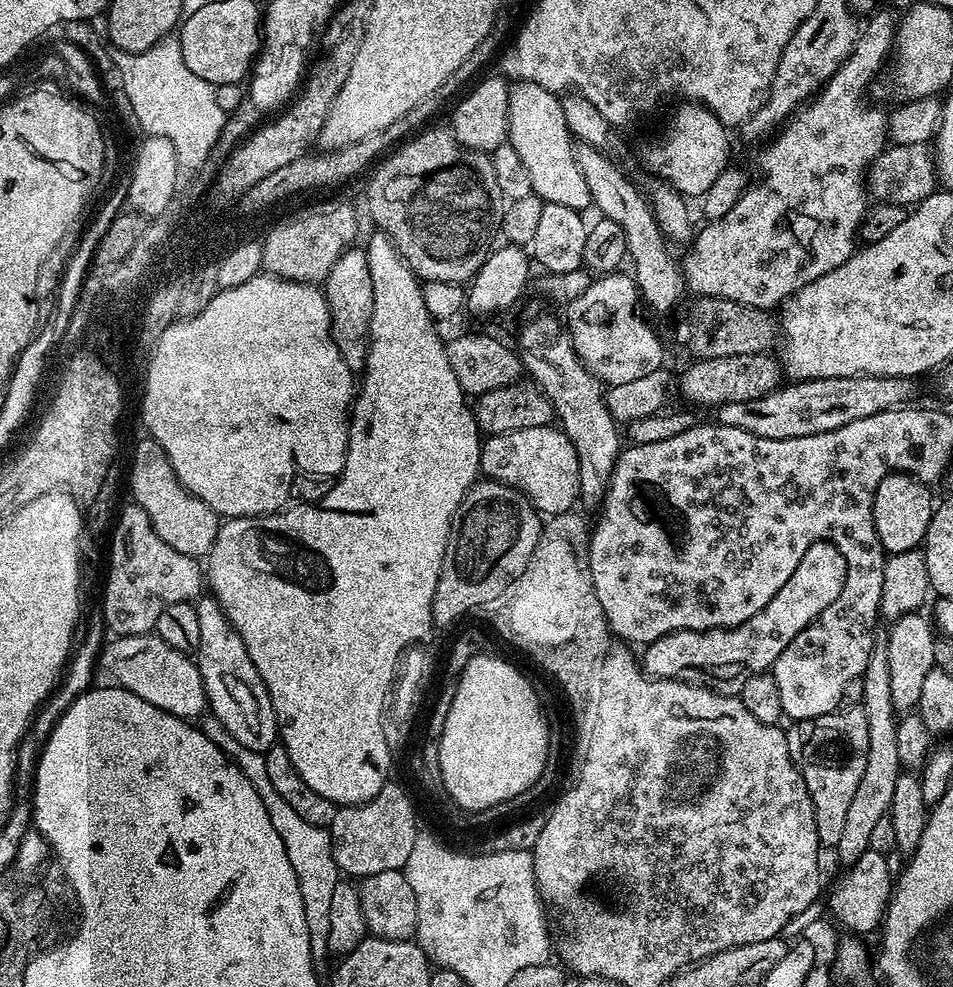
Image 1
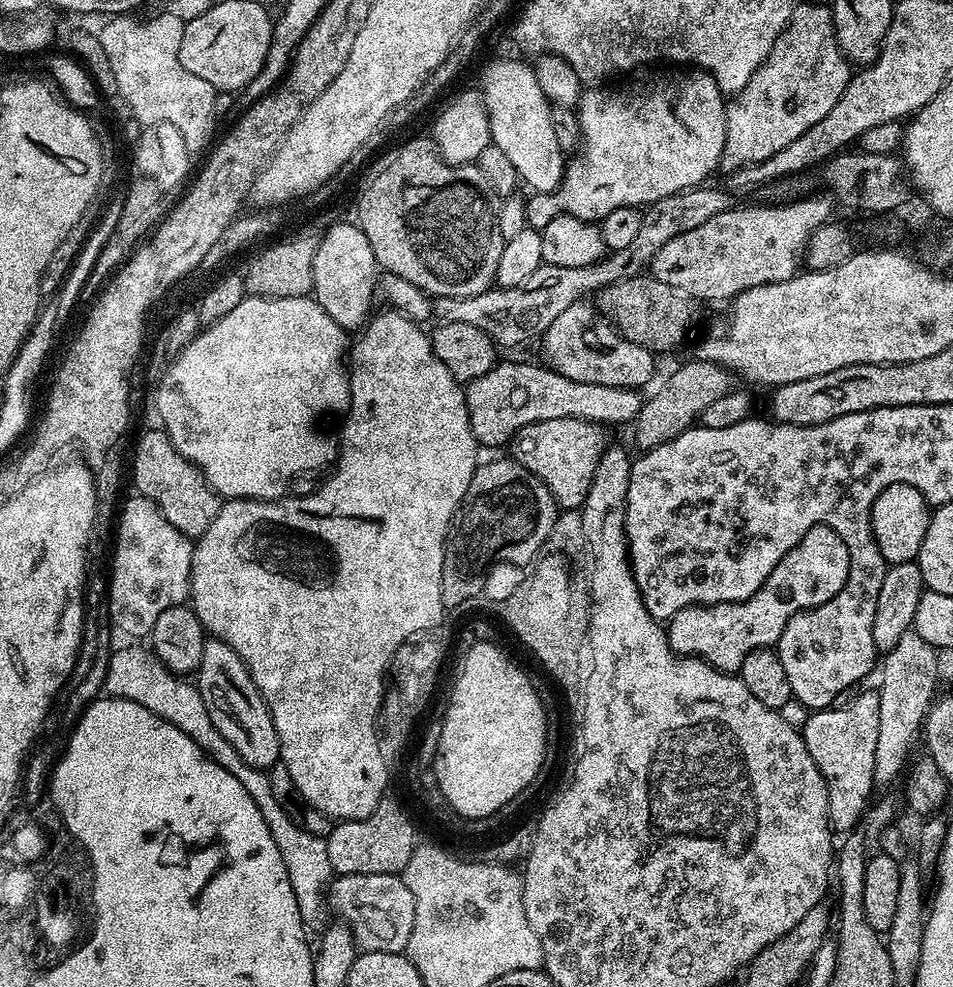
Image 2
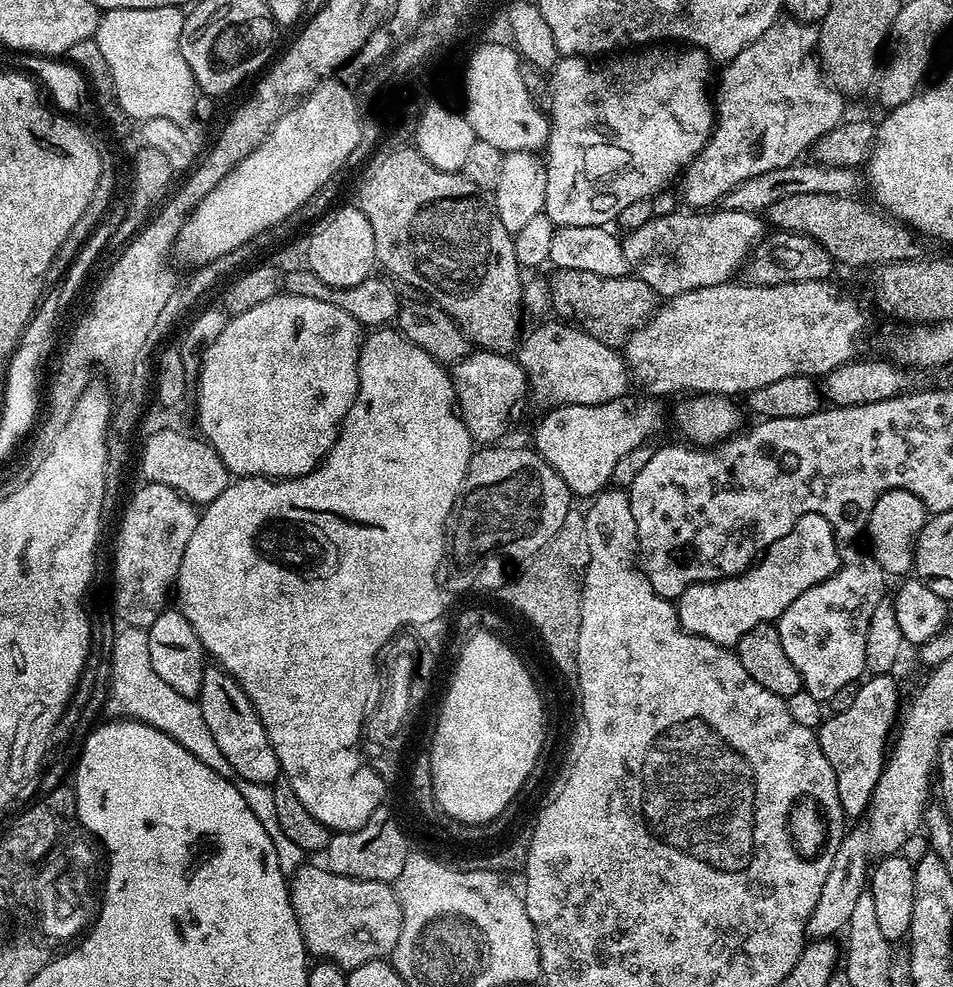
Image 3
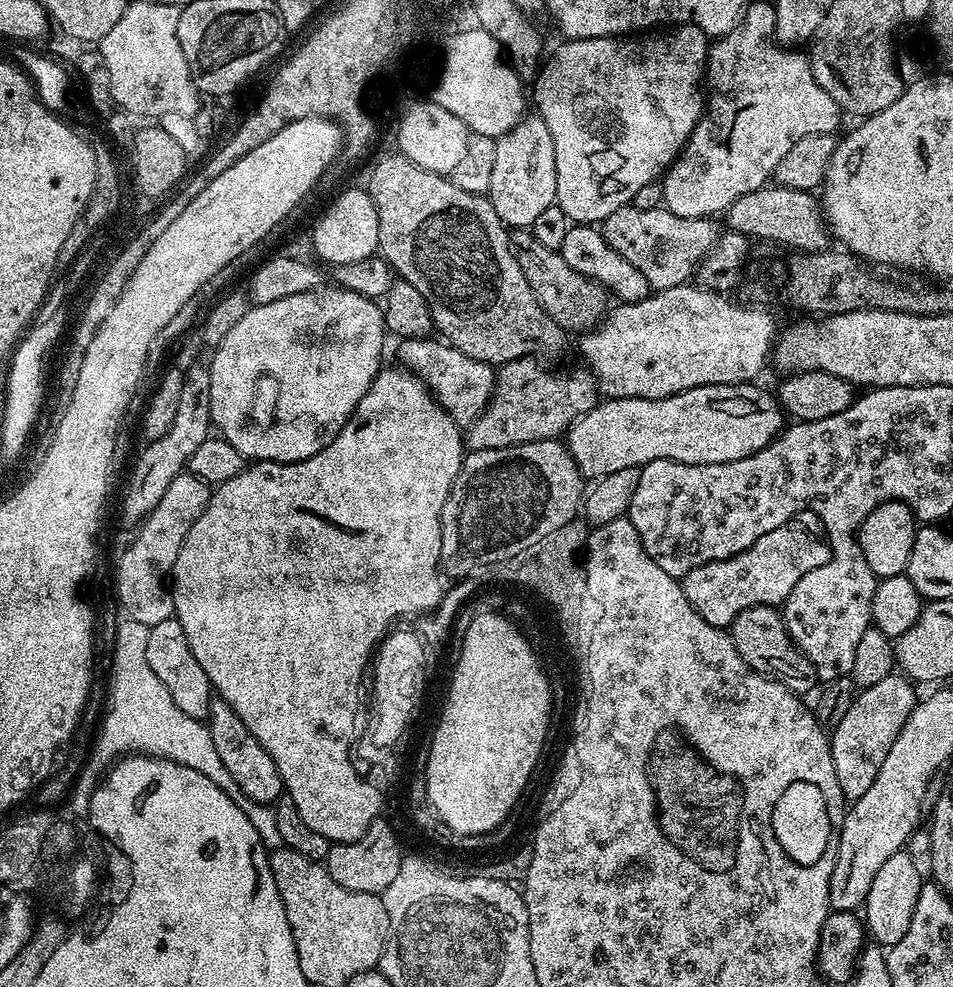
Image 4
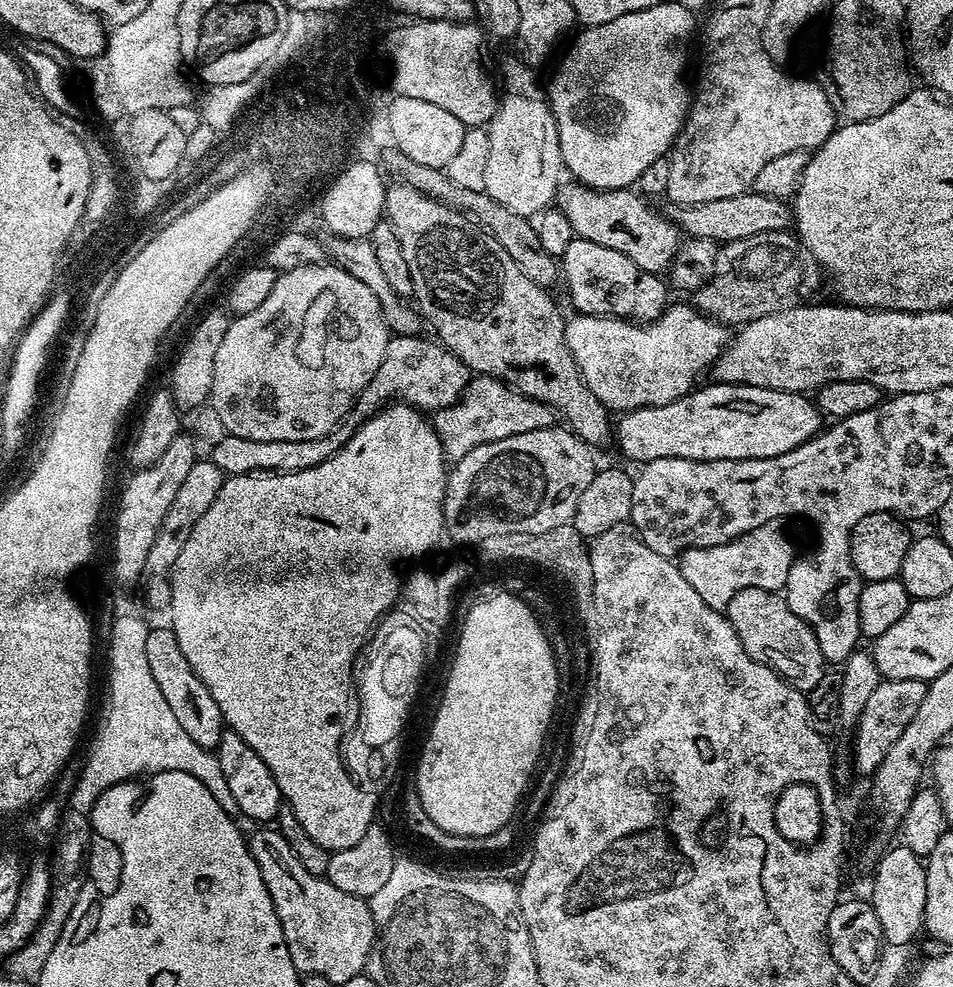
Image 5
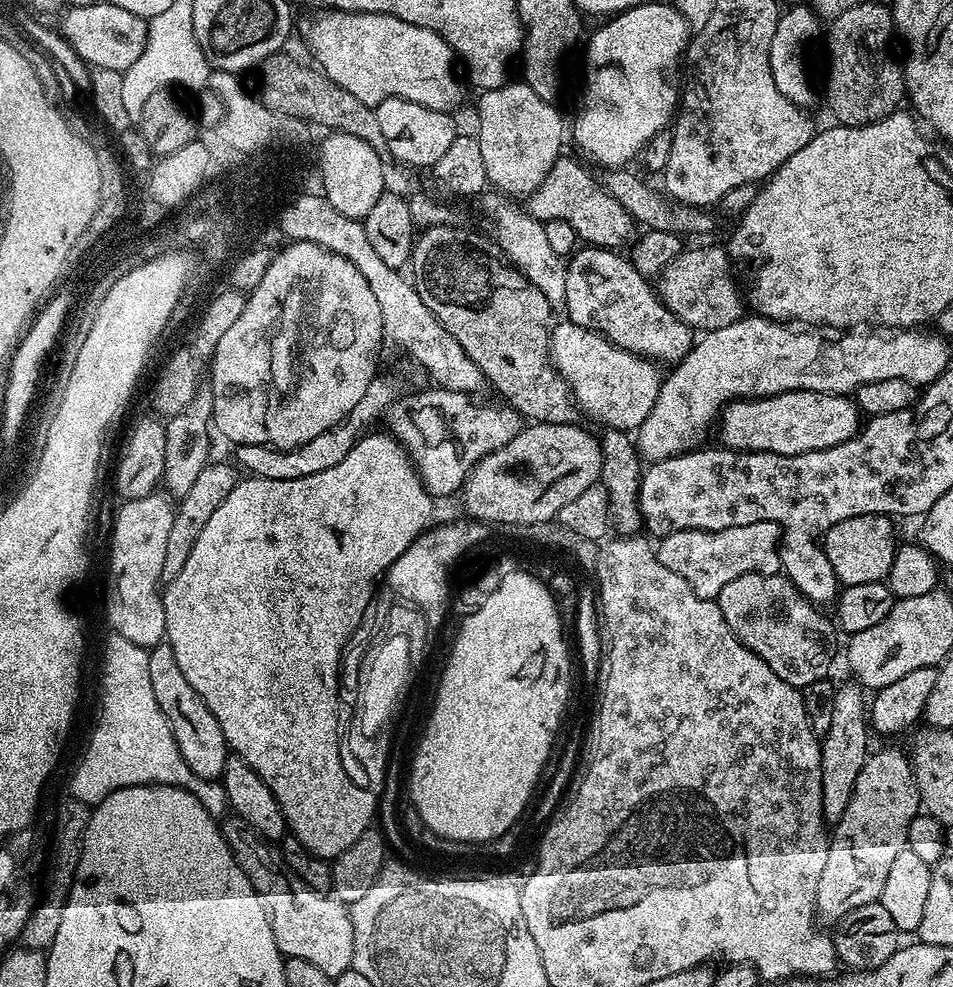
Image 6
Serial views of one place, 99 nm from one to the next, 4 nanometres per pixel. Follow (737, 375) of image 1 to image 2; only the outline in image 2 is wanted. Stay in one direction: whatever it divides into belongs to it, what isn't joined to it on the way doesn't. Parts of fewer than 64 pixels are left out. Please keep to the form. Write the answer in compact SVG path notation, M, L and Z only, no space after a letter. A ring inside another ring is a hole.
M693 358L686 361L681 368L674 369L665 378L664 385L649 400L647 397L640 407L640 413L631 429L632 440L637 444L637 449L640 452L649 452L654 450L654 446L662 446L678 438L678 434L682 434L699 421L706 406L712 405L718 398L733 391L732 380L734 381L733 373L713 360Z

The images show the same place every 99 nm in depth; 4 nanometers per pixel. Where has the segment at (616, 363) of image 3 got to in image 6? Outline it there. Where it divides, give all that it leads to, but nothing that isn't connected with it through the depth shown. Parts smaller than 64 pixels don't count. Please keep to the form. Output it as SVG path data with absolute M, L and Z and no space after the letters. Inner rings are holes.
M428 386L425 392L412 392L401 395L384 413L383 423L388 423L387 431L395 440L403 446L412 463L416 465L416 473L420 475L420 481L424 487L432 493L433 497L452 496L464 487L464 480L472 472L472 468L486 458L494 450L506 446L510 438L519 434L522 427L522 417L513 408L503 403L475 404L473 397L466 392L446 390L439 386Z

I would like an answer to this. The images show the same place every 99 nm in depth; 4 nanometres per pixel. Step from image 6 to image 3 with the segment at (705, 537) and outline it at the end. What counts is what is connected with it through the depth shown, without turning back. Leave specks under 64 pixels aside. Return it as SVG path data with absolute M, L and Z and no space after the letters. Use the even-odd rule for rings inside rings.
M802 514L802 518L792 523L790 534L782 534L782 538L763 549L762 555L747 572L741 572L739 576L728 576L724 580L707 580L690 585L675 601L680 624L690 634L721 644L724 648L732 648L740 641L742 634L754 630L754 626L759 624L779 621L786 606L790 606L790 602L794 602L798 594L806 594L810 586L818 586L834 575L842 566L839 547L841 545L836 539L836 531L830 526L830 522L826 522L826 518L822 518L822 514Z

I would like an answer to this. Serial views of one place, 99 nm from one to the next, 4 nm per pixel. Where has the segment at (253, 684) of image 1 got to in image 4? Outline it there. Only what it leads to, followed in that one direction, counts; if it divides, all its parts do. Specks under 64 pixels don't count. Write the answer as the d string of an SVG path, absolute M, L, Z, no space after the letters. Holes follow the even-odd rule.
M213 699L208 719L206 721L210 730L210 738L214 738L214 747L218 749L218 758L222 758L222 766L230 773L230 778L238 782L238 790L242 790L244 800L253 800L256 804L275 805L276 800L284 792L284 783L278 774L278 766L274 766L274 758L262 750L262 742L246 730L246 722L234 714L224 700Z

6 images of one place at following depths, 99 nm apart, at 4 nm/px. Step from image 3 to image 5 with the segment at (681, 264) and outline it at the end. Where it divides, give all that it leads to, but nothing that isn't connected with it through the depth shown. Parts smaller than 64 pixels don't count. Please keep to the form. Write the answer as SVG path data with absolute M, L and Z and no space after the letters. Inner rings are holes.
M579 182L561 183L554 199L555 207L560 209L566 218L570 218L570 226L574 226L577 237L590 242L598 242L598 246L610 246L610 250L618 250L618 254L626 254L630 262L634 262L642 270L663 273L672 264L674 254L682 243L682 233L667 215L655 212L649 201L632 188L619 188L610 192L599 192L597 188L588 188Z

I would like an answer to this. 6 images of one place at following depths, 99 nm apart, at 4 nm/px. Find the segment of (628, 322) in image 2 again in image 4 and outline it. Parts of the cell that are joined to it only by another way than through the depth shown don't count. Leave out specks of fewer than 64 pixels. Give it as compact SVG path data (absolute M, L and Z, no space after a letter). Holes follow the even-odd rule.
M528 228L511 229L510 243L518 266L522 266L522 274L526 274L526 282L530 282L530 290L534 290L542 310L546 310L546 314L550 314L550 318L554 318L565 333L583 334L604 319L610 308L608 289L586 274L578 274L578 270L574 270L574 266L570 266L557 249L542 246Z

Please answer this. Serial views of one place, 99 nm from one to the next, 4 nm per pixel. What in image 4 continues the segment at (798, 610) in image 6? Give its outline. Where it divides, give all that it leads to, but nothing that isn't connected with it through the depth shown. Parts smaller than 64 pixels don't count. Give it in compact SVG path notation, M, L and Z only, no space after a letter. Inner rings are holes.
M773 605L750 606L742 610L742 614L738 614L730 626L730 635L738 654L742 654L742 658L755 672L777 680L797 694L805 694L812 687L817 687L816 671L810 658L806 658L806 654L802 654L802 650L792 641L784 625L783 615Z

